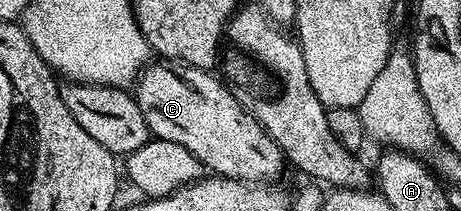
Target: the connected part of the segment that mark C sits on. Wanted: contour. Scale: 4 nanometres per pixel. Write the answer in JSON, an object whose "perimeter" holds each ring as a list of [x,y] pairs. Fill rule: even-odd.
{"perimeter":[[[159,59],[143,68],[142,75],[136,81],[137,88],[136,99],[144,114],[144,122],[148,122],[150,127],[151,137],[184,146],[184,150],[191,152],[202,163],[203,169],[213,175],[227,176],[229,180],[245,180],[247,184],[265,184],[277,181],[282,167],[287,167],[288,161],[282,155],[280,146],[272,142],[264,126],[260,126],[260,122],[256,122],[256,118],[240,106],[237,98],[213,71],[182,64],[179,60]]]}

